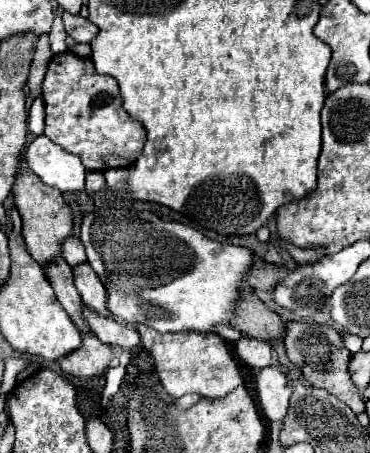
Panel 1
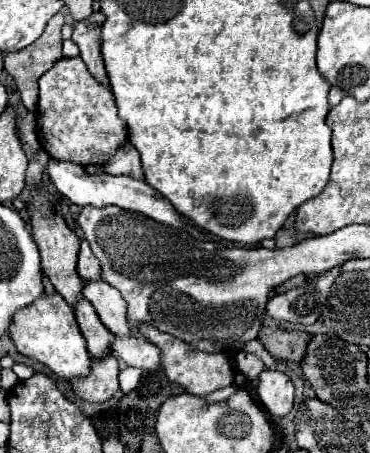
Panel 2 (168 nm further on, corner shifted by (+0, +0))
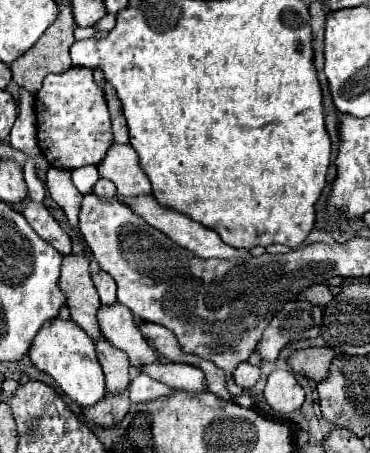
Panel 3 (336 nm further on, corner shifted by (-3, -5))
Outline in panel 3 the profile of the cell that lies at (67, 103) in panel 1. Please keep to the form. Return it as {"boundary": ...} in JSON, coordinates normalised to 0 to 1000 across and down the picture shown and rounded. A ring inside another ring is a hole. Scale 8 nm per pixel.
{"boundary":[[[195,148],[168,166],[124,166],[97,205],[103,320],[124,355],[151,373],[205,373],[265,364],[303,320],[303,272],[281,201],[259,188],[249,152]]]}

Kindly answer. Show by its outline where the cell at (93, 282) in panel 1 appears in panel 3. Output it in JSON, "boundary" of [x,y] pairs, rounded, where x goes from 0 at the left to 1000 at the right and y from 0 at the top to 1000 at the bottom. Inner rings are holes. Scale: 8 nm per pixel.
{"boundary":[[[324,669],[297,678],[276,673],[265,687],[265,709],[281,748],[314,770],[335,775],[351,792],[351,806],[384,810],[405,801],[432,801],[432,788],[368,722],[351,682],[341,682]]]}

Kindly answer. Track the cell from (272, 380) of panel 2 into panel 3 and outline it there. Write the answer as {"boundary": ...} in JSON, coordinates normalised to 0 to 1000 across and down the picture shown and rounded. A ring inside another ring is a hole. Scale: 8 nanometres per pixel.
{"boundary":[[[741,819],[714,859],[719,890],[751,912],[789,912],[822,890],[822,859],[784,819]]]}

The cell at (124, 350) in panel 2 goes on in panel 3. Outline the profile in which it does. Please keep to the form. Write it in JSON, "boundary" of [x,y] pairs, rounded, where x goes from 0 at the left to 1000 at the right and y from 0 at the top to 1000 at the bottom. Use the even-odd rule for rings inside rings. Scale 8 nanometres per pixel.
{"boundary":[[[411,801],[395,810],[378,810],[384,823],[438,841],[443,850],[459,850],[476,863],[508,863],[519,872],[541,872],[557,859],[551,823],[541,810],[503,806],[503,801]]]}

